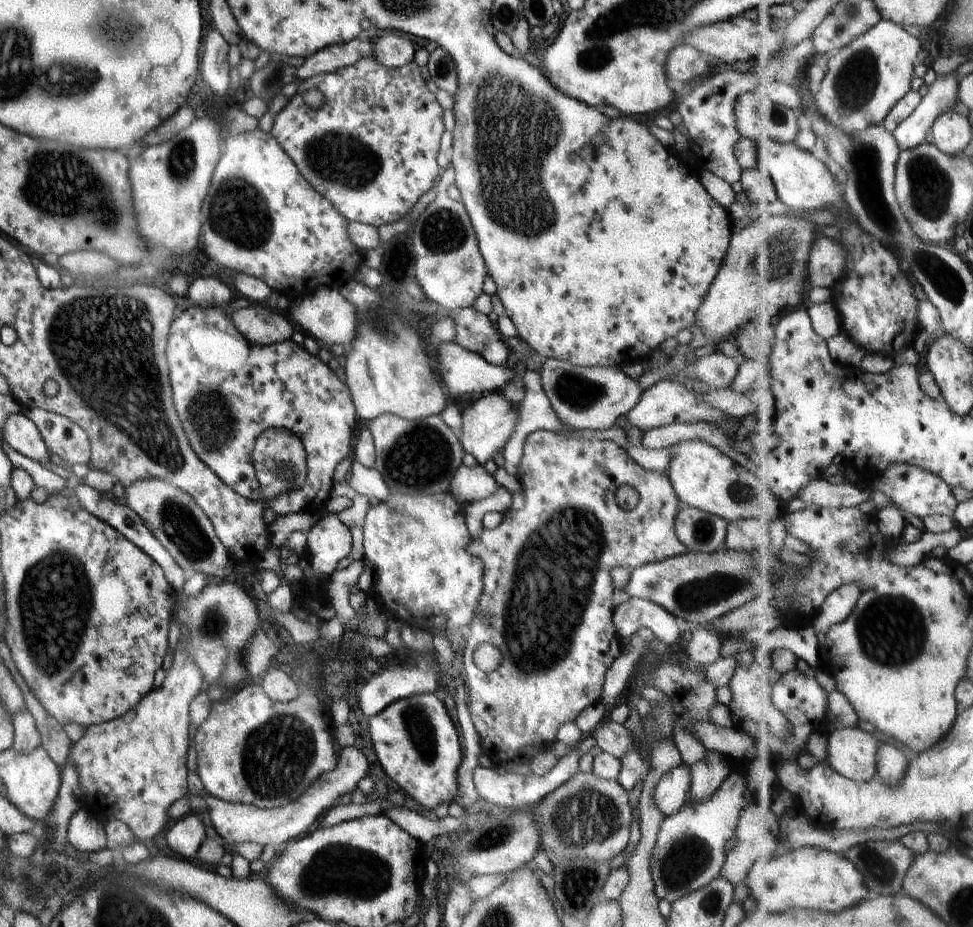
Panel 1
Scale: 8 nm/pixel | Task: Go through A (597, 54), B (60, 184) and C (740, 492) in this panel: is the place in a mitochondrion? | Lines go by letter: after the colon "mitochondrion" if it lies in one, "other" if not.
A: mitochondrion
B: mitochondrion
C: mitochondrion

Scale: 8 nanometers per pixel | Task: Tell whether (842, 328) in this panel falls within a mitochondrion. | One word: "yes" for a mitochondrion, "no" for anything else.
no

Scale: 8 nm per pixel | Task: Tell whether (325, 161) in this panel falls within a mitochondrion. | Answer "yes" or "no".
yes

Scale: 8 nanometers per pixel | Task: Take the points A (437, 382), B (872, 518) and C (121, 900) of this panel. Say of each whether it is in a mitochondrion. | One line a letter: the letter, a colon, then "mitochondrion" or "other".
A: other
B: other
C: mitochondrion

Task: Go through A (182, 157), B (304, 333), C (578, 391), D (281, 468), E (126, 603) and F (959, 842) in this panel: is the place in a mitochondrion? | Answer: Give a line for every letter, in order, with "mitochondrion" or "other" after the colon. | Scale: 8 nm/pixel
A: mitochondrion
B: other
C: mitochondrion
D: mitochondrion
E: other
F: other

